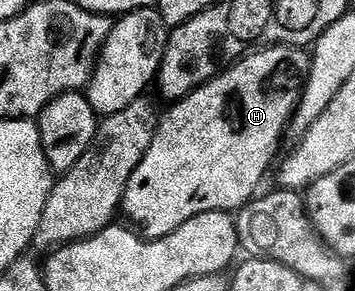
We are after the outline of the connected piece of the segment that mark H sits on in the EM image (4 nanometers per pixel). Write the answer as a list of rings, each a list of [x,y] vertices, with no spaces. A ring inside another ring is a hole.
[[[265,46],[260,50],[250,51],[241,57],[235,64],[230,64],[224,72],[214,76],[212,80],[201,85],[201,87],[189,93],[182,100],[176,101],[172,105],[173,108],[169,113],[162,115],[157,122],[155,130],[155,138],[151,142],[151,146],[147,150],[147,154],[143,158],[143,162],[139,162],[139,166],[135,170],[135,174],[131,174],[131,178],[127,182],[127,190],[125,198],[121,202],[120,211],[125,212],[125,216],[130,225],[134,229],[139,230],[140,235],[147,240],[162,240],[164,236],[169,236],[175,230],[179,230],[179,226],[183,226],[191,218],[195,218],[199,214],[207,214],[208,212],[228,212],[236,213],[236,208],[241,208],[253,195],[258,195],[257,187],[261,184],[261,179],[269,172],[269,167],[278,159],[277,147],[281,144],[281,135],[287,132],[287,125],[292,121],[293,114],[297,110],[297,104],[301,100],[301,90],[305,87],[305,79],[309,77],[309,65],[311,56],[304,47],[301,46]]]

